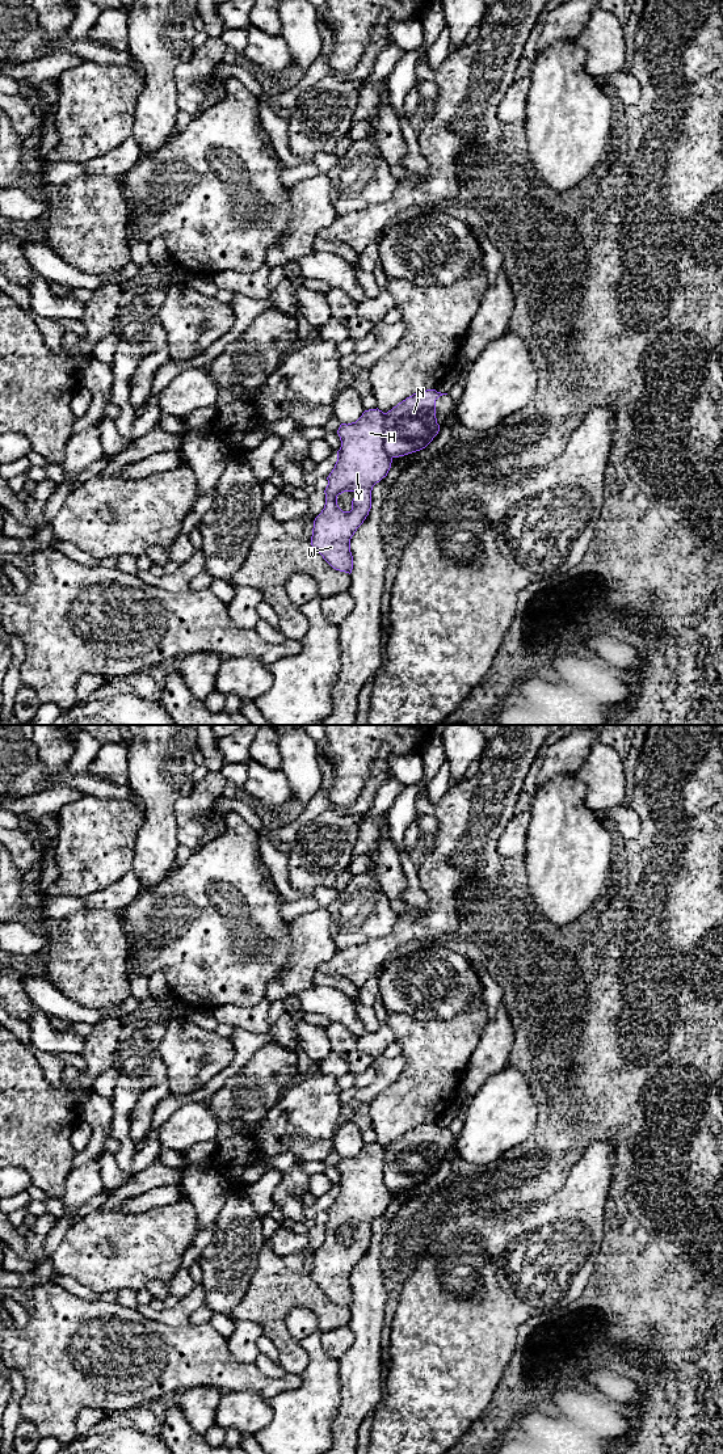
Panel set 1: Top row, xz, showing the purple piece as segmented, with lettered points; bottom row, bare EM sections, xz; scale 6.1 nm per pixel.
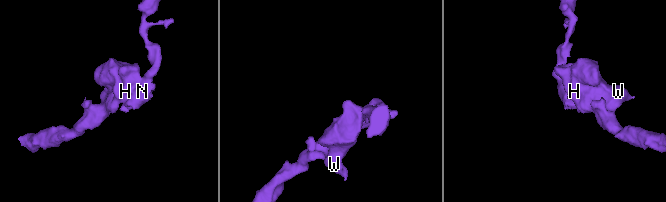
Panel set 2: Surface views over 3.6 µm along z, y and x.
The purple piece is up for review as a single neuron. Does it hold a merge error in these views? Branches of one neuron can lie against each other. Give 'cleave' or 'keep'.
cleave

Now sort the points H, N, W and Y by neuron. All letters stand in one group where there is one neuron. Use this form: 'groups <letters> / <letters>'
groups H W Y / N

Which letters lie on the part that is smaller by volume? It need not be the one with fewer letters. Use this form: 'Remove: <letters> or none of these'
Remove: N

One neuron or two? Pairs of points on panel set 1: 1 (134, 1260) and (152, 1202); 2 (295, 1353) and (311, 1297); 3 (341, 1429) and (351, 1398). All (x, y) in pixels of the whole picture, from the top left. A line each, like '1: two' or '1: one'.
1: two
2: one
3: one

